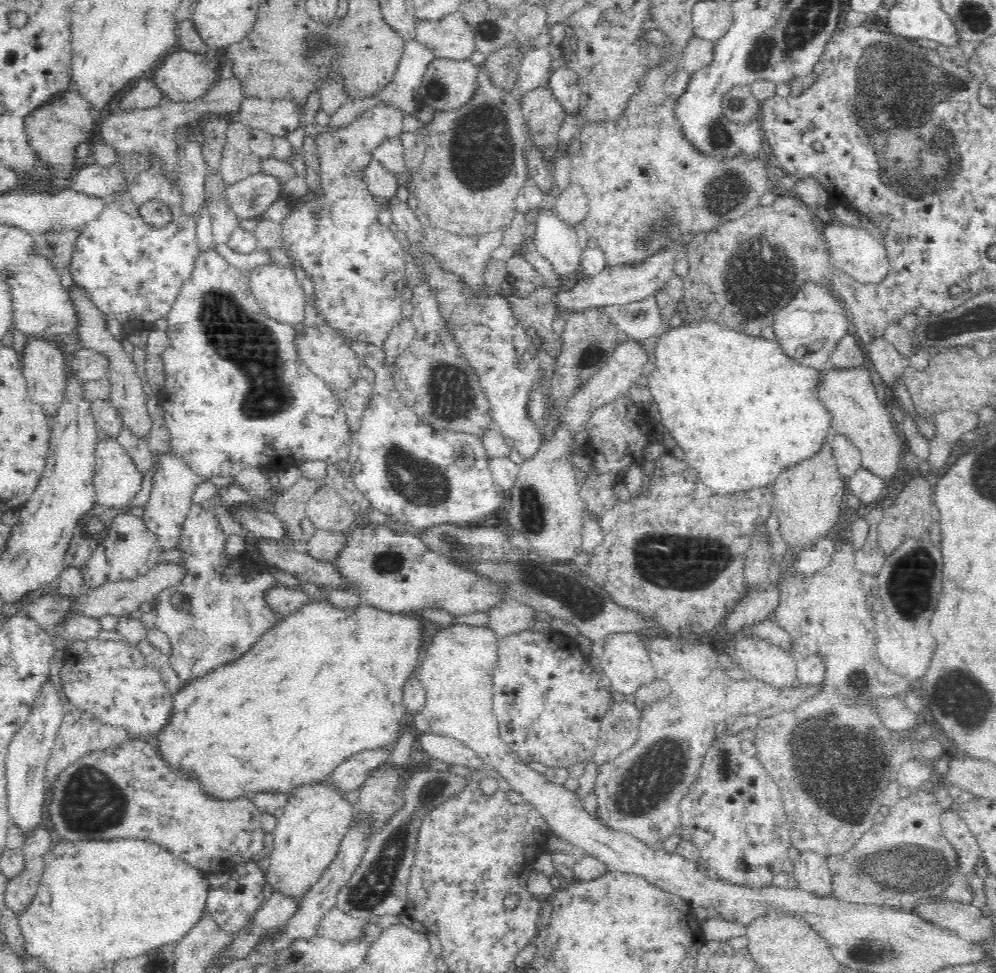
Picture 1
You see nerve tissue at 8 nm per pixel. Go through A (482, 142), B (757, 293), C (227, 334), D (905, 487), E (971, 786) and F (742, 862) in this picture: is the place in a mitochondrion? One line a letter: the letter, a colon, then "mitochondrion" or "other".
A: mitochondrion
B: mitochondrion
C: mitochondrion
D: other
E: other
F: mitochondrion

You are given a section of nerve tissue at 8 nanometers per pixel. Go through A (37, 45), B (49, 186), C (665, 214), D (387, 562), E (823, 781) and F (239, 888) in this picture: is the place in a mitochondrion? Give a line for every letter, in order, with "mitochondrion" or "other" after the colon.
A: other
B: other
C: mitochondrion
D: mitochondrion
E: mitochondrion
F: other

